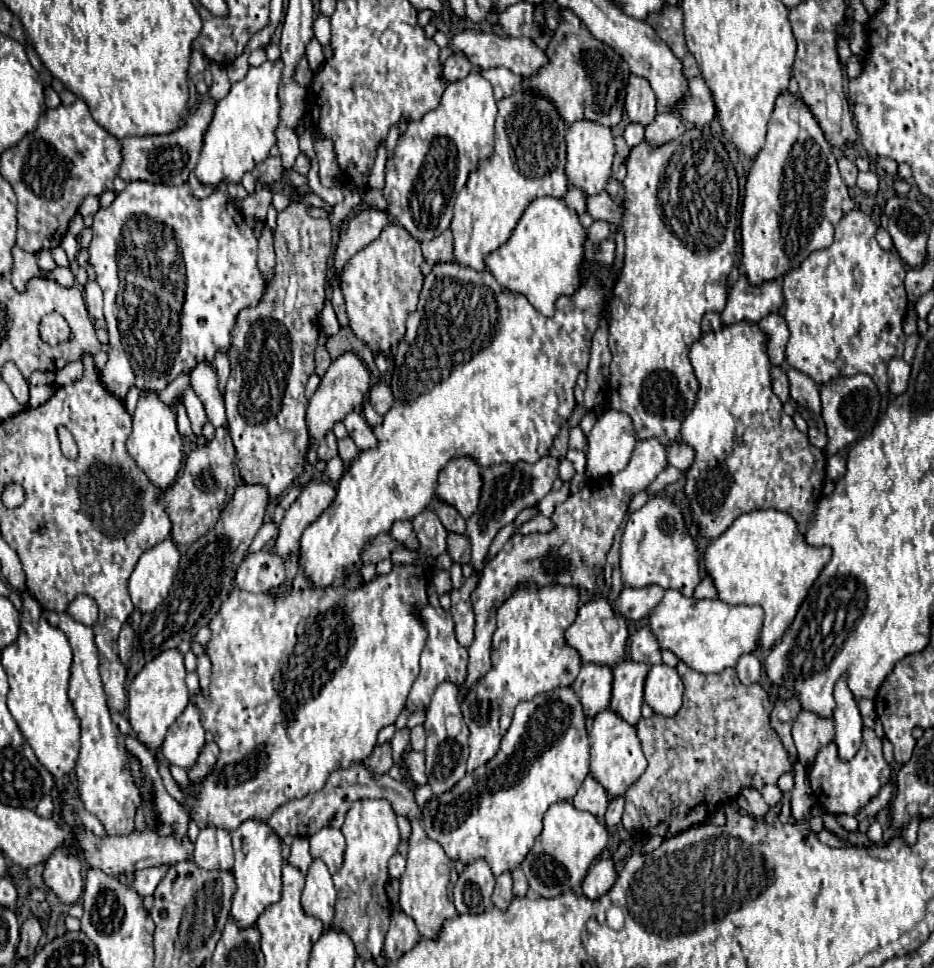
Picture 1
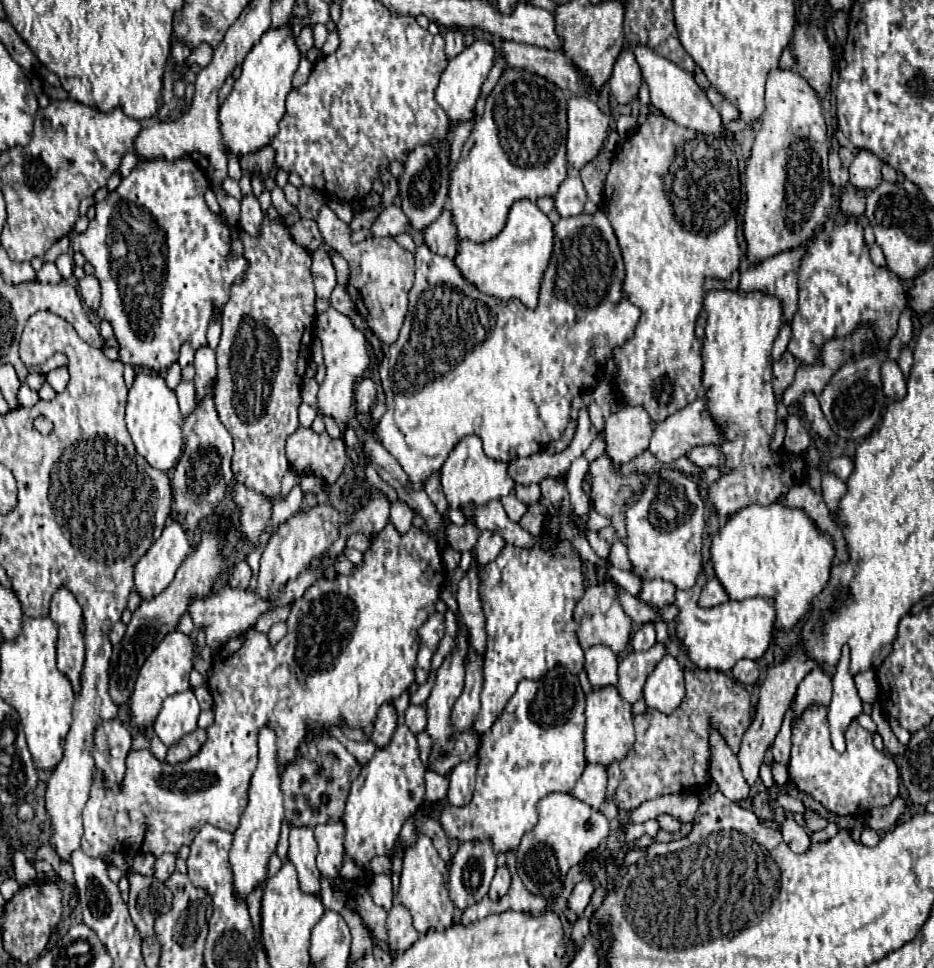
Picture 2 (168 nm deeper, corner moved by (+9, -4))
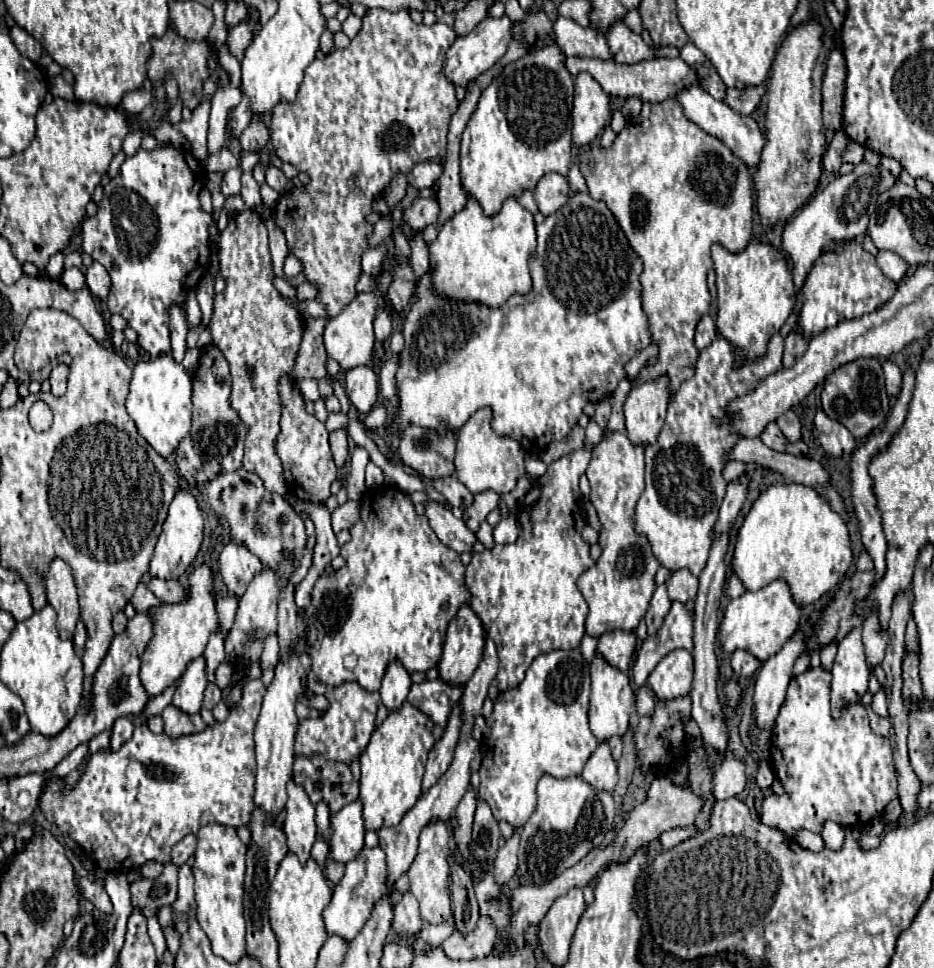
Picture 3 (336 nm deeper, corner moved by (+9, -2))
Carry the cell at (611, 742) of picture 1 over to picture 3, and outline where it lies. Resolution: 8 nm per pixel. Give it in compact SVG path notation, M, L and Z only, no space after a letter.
M599 654L591 662L591 702L589 702L589 726L597 742L607 742L613 736L625 736L629 728L629 716L635 708L635 692L629 684L629 676L611 668Z

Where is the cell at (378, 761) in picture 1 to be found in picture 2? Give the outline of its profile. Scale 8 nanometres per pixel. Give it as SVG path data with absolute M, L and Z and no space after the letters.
M385 702L381 708L379 708L379 714L375 718L375 724L373 724L373 742L377 744L377 748L383 748L387 746L387 742L391 740L393 732L395 732L395 726L397 726L397 710L395 710L395 704L393 702Z

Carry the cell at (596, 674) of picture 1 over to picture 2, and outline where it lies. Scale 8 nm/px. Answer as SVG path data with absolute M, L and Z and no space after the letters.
M591 646L585 652L585 670L595 690L607 684L615 684L619 680L617 664L619 664L619 656L607 650L607 646Z

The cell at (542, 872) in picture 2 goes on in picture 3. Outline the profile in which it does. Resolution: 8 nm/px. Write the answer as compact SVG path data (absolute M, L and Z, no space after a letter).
M543 776L537 784L537 810L519 830L519 870L523 878L537 886L557 878L563 870L577 864L591 848L603 842L605 834L613 828L615 814L617 806L613 796L591 788L579 776L563 780Z

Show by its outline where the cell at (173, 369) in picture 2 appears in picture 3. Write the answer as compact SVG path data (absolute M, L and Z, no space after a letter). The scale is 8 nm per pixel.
M171 308L171 356L175 362L181 362L185 356L185 336L187 336L187 318L179 308Z

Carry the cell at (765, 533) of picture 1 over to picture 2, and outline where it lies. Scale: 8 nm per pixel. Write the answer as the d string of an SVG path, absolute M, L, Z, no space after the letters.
M773 502L771 506L751 504L739 510L713 538L711 556L713 556L715 574L719 582L725 586L731 600L743 600L753 596L775 598L777 600L775 628L793 628L801 620L801 616L809 610L813 598L827 584L835 558L835 546L833 546L833 538L827 532L821 532L805 510L789 508L781 502Z

